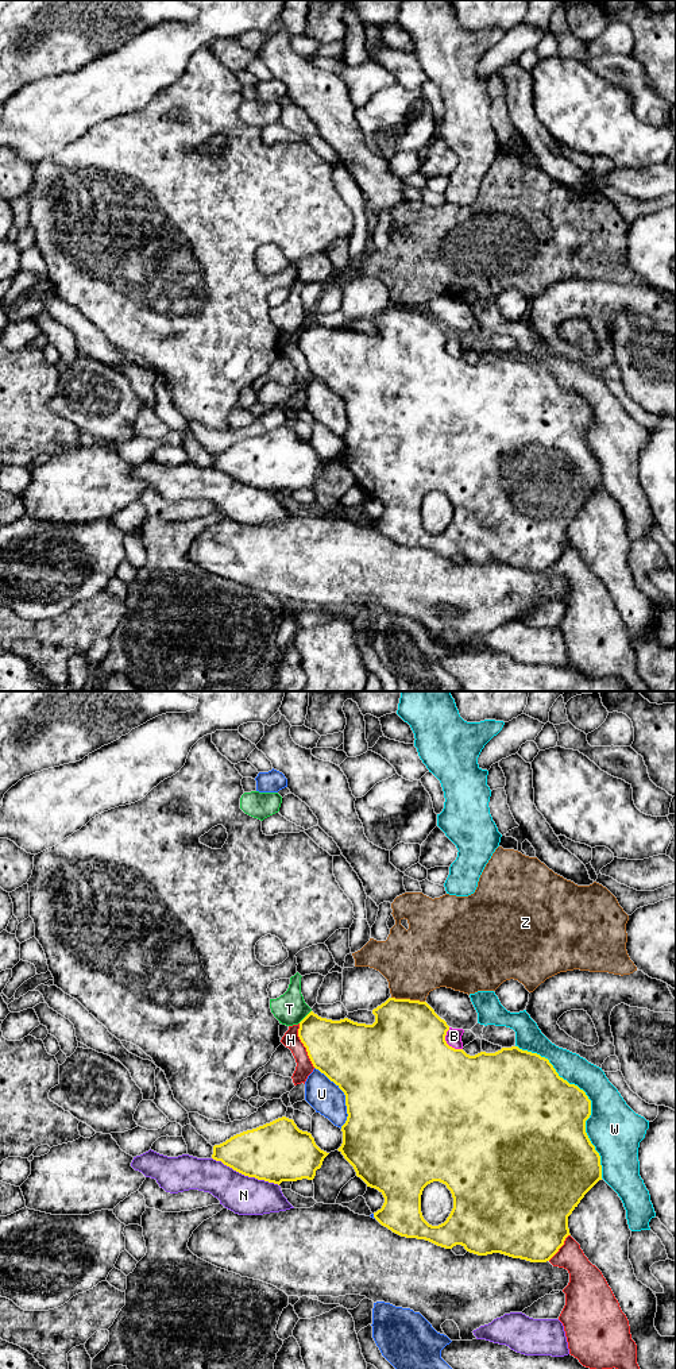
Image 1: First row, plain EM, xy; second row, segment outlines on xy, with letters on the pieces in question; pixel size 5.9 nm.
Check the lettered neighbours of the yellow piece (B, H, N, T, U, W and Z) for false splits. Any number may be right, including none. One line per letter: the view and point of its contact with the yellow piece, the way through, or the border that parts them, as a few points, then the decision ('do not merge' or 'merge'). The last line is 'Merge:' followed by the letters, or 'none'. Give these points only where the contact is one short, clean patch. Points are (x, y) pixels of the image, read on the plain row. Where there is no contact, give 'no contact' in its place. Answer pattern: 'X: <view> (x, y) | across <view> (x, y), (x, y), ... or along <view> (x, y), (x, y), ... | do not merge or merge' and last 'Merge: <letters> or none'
B: xy (445, 351) | do not merge
H: xy (304, 354) | do not merge
N: xy (246, 484) | along xy (212, 466), (244, 484), (273, 490), (278, 494) | do not merge
T: xy (305, 326) | along xy (311, 319), (298, 331) | do not merge
U: xy (346, 405) | do not merge
W: xy (588, 408) | do not merge
Z: xy (408, 308) | along xy (391, 305), (424, 311) | do not merge
Merge: none

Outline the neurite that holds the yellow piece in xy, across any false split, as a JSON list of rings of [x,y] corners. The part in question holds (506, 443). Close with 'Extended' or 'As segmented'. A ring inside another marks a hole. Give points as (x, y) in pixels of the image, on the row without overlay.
[[[389,306],[374,317],[372,323],[375,324],[375,331],[366,333],[348,327],[332,329],[310,320],[300,331],[298,346],[306,356],[313,375],[333,390],[345,404],[348,425],[341,435],[343,452],[337,459],[354,475],[356,485],[367,495],[375,497],[383,504],[385,512],[381,518],[374,521],[374,527],[401,545],[425,548],[445,558],[461,554],[467,560],[478,564],[501,562],[530,571],[549,570],[564,554],[565,547],[571,544],[568,525],[584,504],[602,489],[600,464],[586,441],[586,429],[591,424],[591,409],[586,401],[560,386],[548,367],[522,359],[518,355],[502,356],[495,362],[480,360],[475,365],[467,363],[463,358],[449,355],[445,350],[449,335],[426,311]],[[433,490],[445,493],[453,506],[453,517],[449,525],[439,535],[429,533],[421,521],[422,500]]]. As segmented

